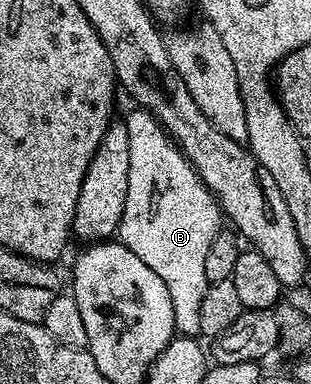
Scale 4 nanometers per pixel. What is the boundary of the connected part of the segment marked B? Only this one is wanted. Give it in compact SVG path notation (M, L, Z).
M134 110L125 116L129 133L129 193L125 193L125 213L117 239L165 281L173 301L176 332L195 337L201 329L201 297L205 297L208 284L205 256L213 237L221 230L221 208L163 126L149 112Z

